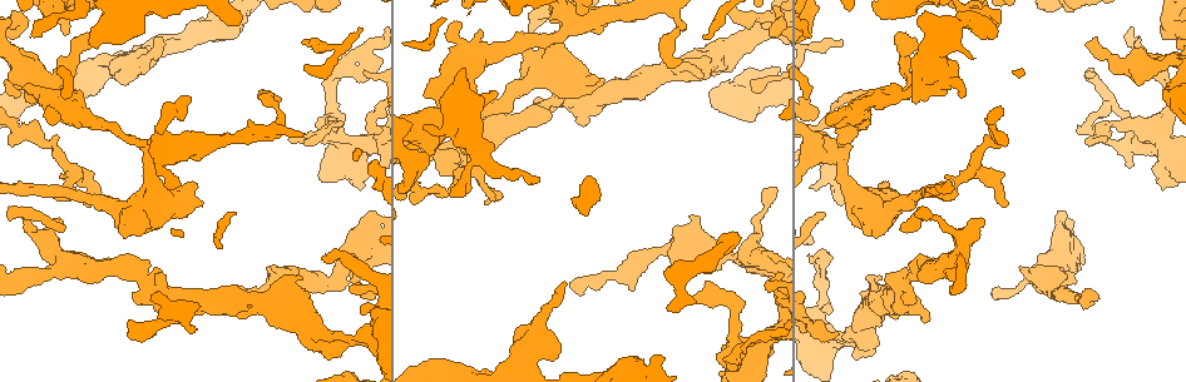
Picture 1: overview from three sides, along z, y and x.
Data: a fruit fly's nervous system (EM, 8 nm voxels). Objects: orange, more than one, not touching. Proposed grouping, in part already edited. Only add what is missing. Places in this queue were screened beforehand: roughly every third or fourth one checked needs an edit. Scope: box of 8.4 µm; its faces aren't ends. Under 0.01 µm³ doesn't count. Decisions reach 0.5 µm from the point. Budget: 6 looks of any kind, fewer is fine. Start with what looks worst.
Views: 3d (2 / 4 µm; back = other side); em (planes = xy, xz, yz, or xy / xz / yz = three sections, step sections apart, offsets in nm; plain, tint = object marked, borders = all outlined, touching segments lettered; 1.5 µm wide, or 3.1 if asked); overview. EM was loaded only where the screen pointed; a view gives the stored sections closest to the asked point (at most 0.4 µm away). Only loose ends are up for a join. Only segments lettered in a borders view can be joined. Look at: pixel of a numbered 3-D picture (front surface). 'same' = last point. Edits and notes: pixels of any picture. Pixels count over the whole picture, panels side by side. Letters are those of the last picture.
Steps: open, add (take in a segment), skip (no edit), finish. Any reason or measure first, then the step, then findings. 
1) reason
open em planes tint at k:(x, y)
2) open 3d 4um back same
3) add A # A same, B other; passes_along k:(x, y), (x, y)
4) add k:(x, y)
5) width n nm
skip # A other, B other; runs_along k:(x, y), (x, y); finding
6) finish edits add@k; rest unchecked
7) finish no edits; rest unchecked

open em planes borders at 1:(701, 77)

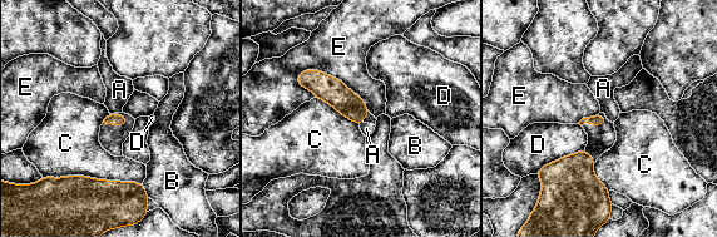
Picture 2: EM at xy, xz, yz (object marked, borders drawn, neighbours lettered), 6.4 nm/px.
add A # A same, B other, C other, D other, E other; passes_along 2:(112, 119), (112, 113), (119, 89); it goes on there

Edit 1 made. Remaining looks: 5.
free end
open 3d 4um at 1:(981, 219)

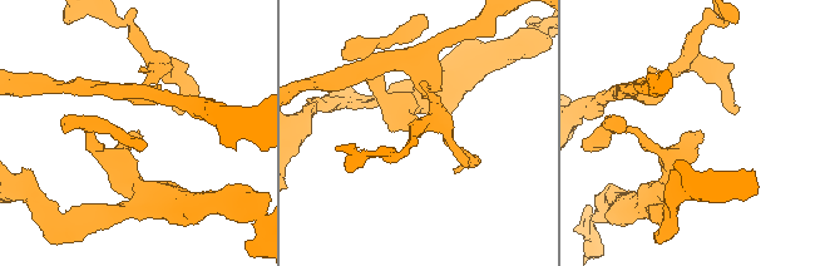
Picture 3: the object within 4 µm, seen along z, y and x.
open em planes plain at 3:(698, 132)

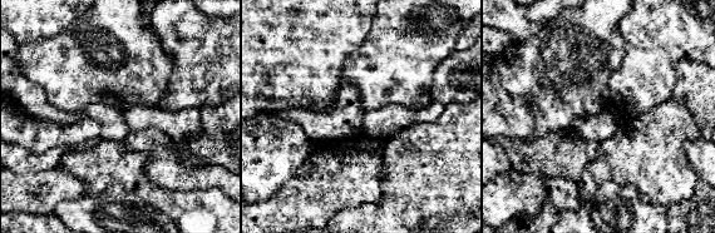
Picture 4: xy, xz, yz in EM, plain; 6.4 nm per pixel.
what lies round it
open em planes borders same

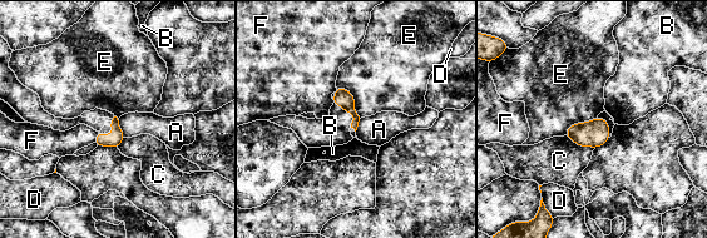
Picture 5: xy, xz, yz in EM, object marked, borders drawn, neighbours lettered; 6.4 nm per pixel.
skip # A other, B other, C other, D other, E other, F other; border 5:(336, 87), (351, 94), (360, 118); no lettered segment goes on from it

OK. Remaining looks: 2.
free end
open 3d 2um back at 1:(18, 96)

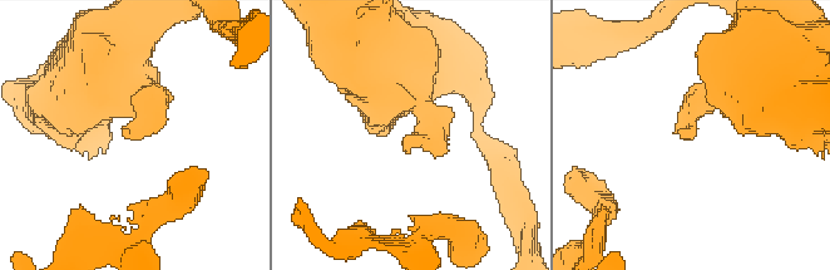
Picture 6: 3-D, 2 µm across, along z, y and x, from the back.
open em planes borders at 6:(406, 151)

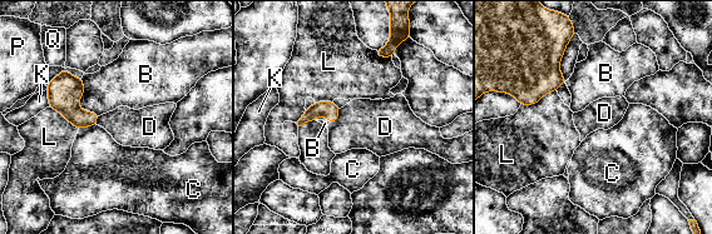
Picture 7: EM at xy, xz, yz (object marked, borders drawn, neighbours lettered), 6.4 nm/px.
skip # B other, C other, D other, K other, L other, P other, Q other; border 7:(340, 109), (339, 118), (329, 124); none of them fits

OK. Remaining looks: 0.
finish edits add@2; rest unchecked

